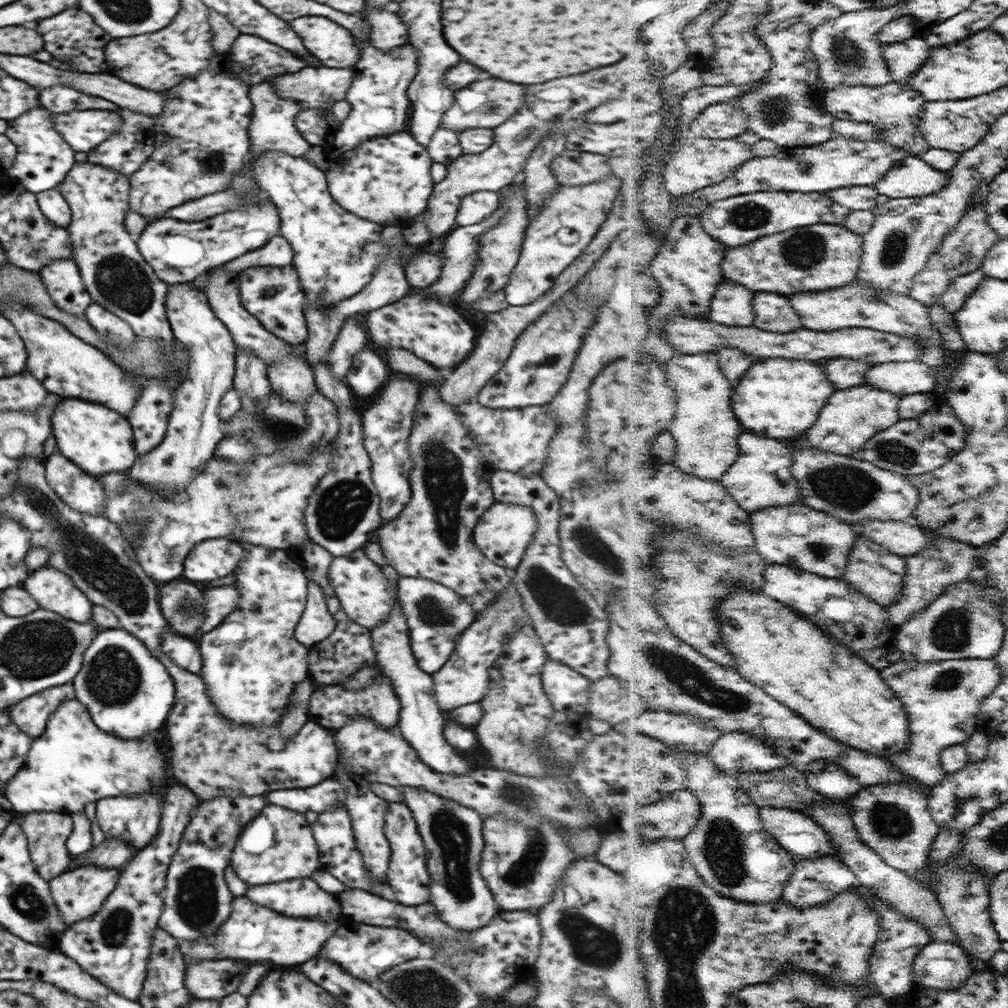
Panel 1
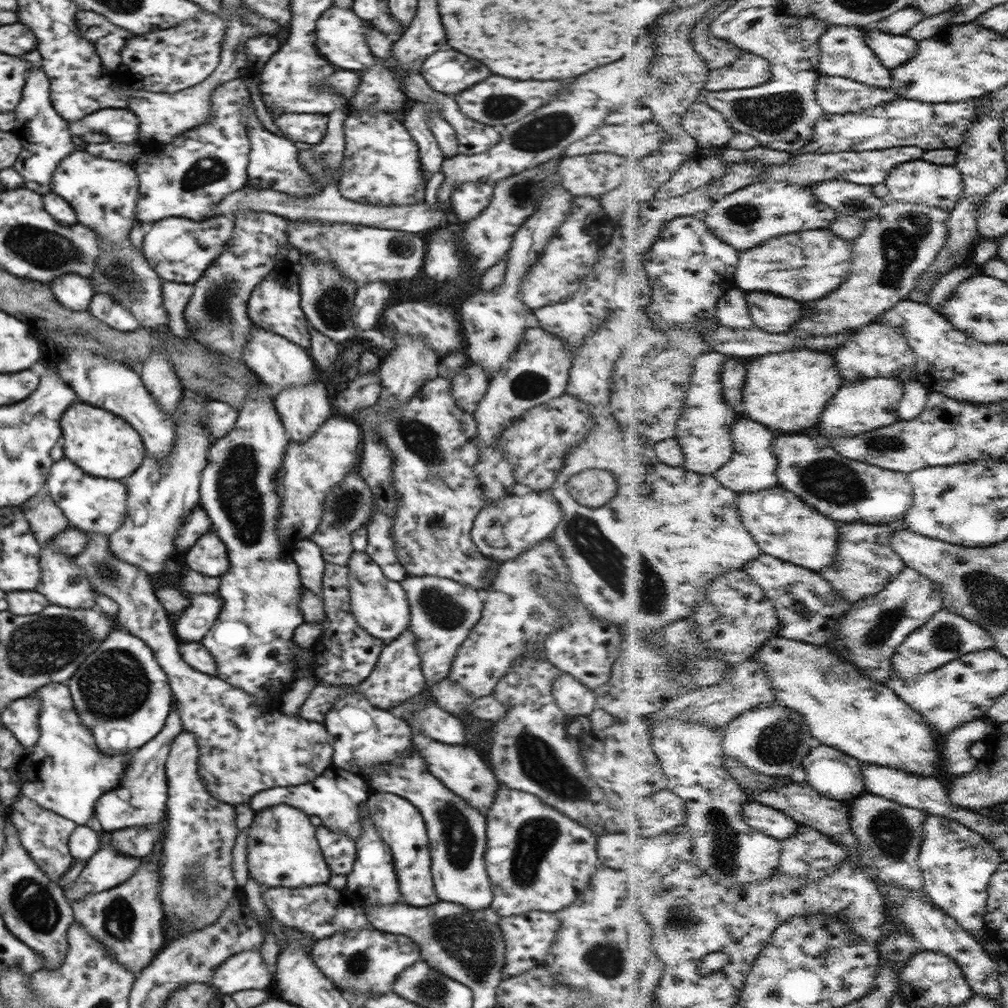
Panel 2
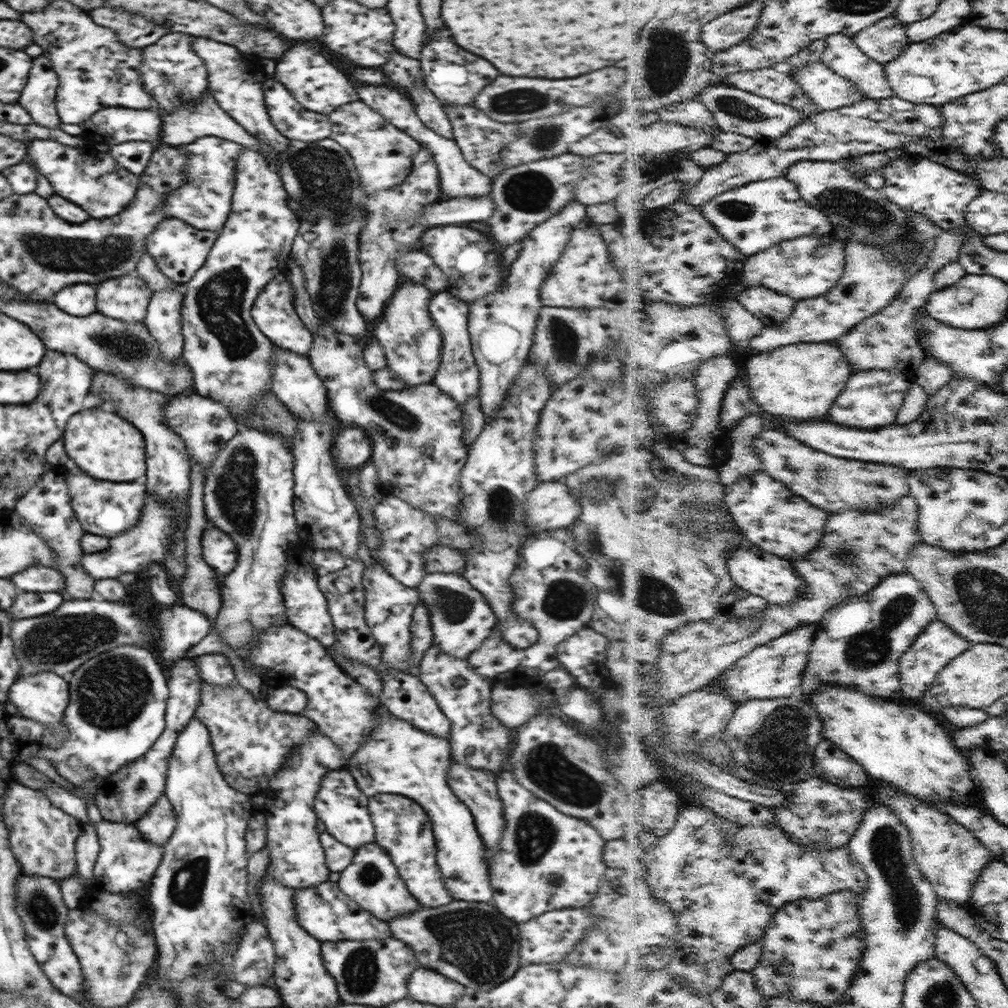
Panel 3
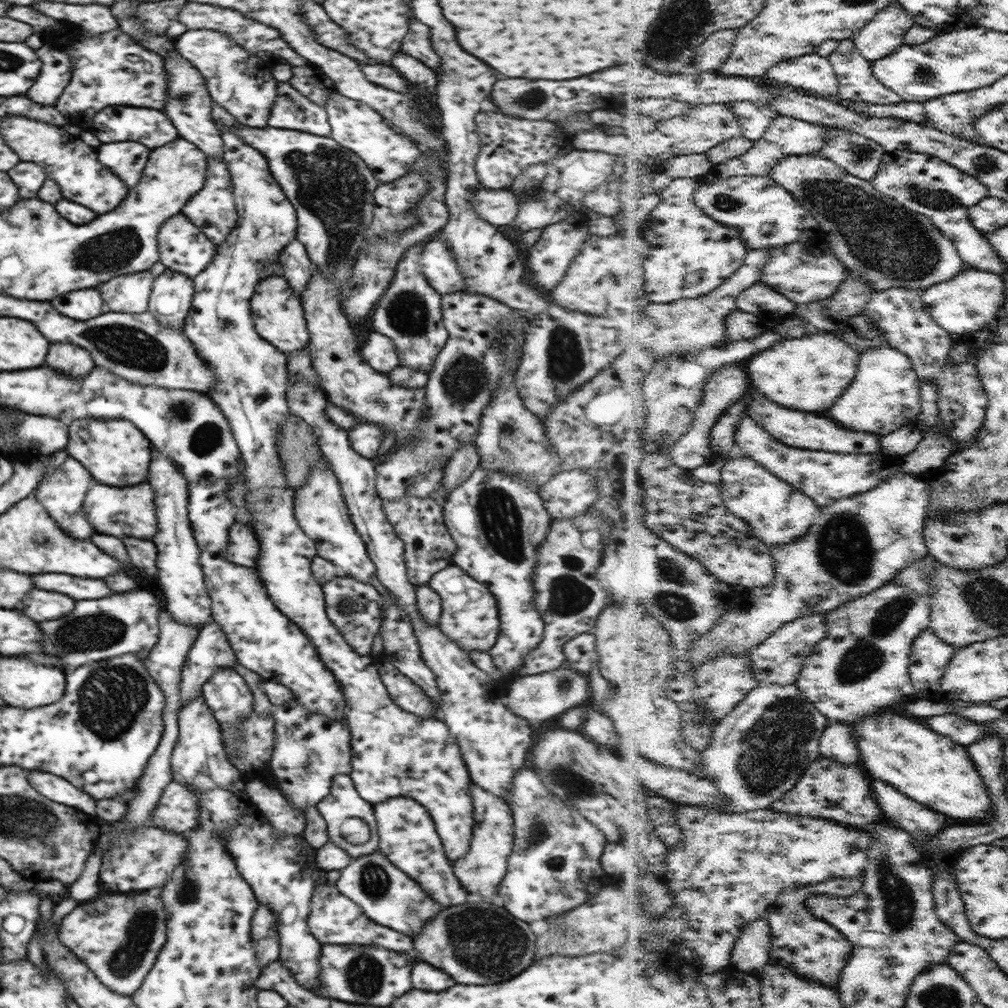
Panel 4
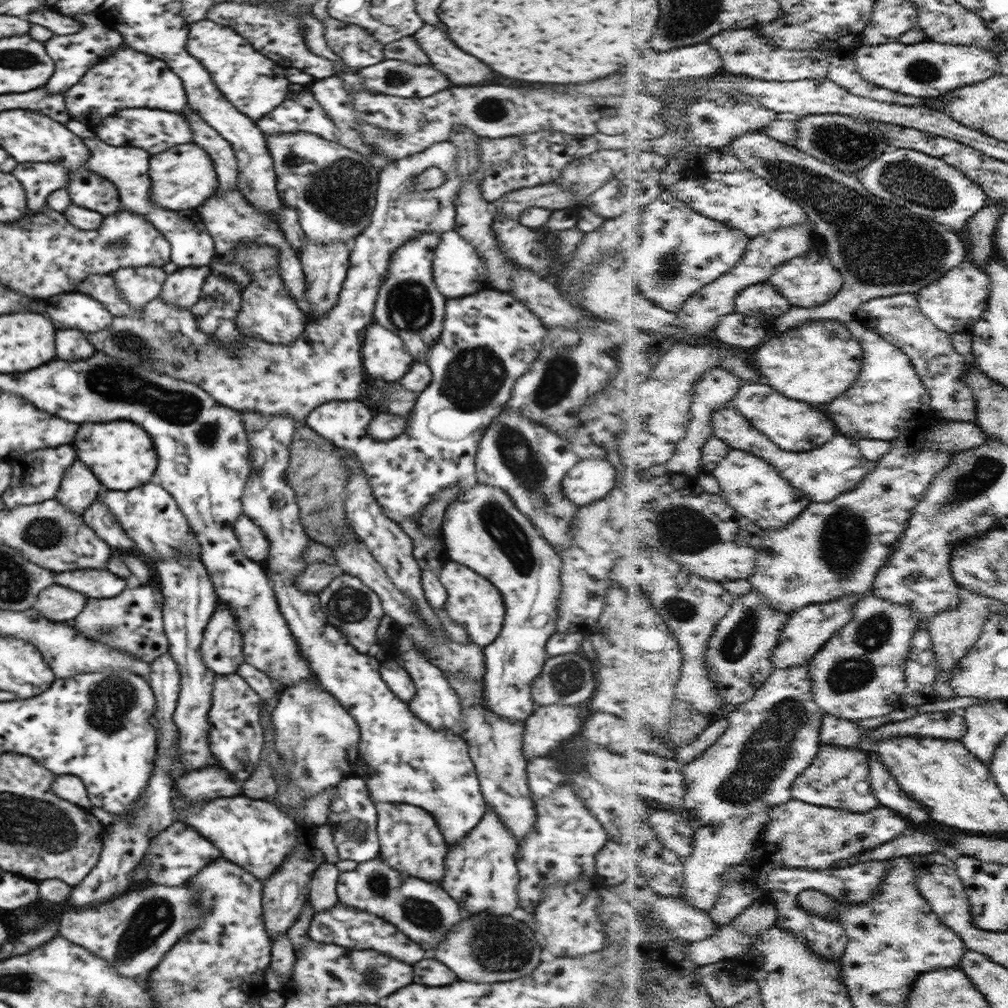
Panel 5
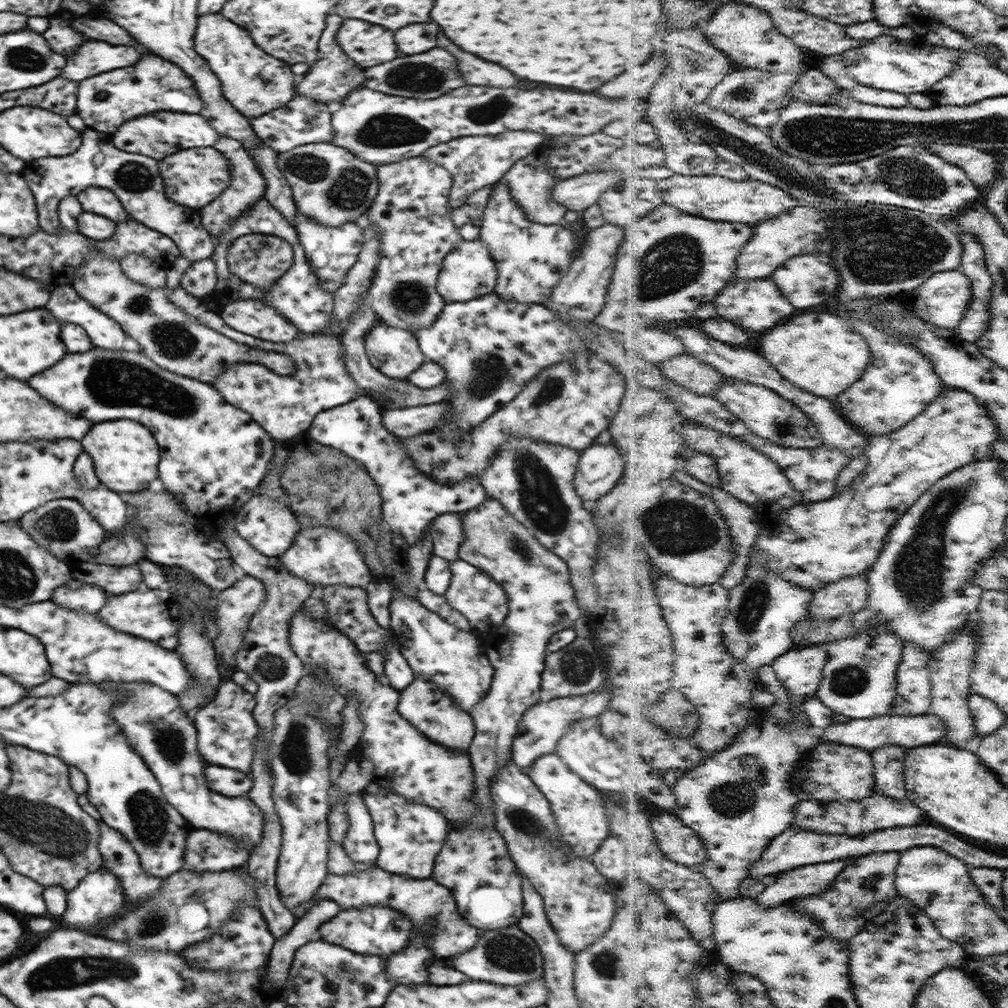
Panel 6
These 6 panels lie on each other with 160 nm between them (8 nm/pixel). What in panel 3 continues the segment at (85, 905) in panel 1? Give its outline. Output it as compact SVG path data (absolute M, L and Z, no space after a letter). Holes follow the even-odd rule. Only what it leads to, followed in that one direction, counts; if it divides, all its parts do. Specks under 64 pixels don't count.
M102 819L95 825L100 852L93 868L92 884L102 884L106 892L141 891L153 879L162 860L163 847L140 836L134 823L124 824Z

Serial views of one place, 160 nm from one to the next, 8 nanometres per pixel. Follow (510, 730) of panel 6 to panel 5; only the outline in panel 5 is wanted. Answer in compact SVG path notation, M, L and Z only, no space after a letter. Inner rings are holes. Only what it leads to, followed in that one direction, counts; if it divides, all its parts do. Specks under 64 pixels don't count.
M476 484L464 496L454 500L446 510L441 526L442 538L450 560L463 564L487 578L500 592L506 608L506 618L493 643L483 647L485 658L483 707L508 719L511 724L525 721L536 709L531 699L531 684L542 672L547 658L546 645L557 630L557 598L561 593L561 558L542 538L534 523L524 516L508 494L500 488Z

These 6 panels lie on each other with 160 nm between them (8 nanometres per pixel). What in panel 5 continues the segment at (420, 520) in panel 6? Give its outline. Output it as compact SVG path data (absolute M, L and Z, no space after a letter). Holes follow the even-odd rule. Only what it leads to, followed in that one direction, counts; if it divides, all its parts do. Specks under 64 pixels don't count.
M486 288L472 296L447 299L445 317L439 339L421 356L421 362L431 368L433 379L421 392L409 413L405 431L392 440L374 440L367 433L374 411L361 401L343 400L321 404L305 418L305 424L336 448L354 453L362 463L366 480L382 514L400 524L405 518L419 516L426 506L432 504L438 492L458 486L456 499L477 484L475 456L487 426L500 414L511 399L517 378L534 364L542 350L543 340L549 334L548 327L521 301L513 296Z

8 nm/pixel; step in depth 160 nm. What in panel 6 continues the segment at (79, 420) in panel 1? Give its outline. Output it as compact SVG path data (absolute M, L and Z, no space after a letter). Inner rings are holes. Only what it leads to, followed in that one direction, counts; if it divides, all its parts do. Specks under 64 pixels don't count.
M110 420L94 424L88 434L81 440L81 445L86 454L92 456L96 474L102 484L106 484L114 492L138 492L148 488L146 484L158 478L158 460L160 450L150 434L138 422L132 420Z

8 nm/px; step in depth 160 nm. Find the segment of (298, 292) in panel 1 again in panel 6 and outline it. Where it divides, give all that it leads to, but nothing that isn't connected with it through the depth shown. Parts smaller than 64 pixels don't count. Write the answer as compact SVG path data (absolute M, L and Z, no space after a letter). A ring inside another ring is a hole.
M270 235L240 236L233 240L227 250L227 263L230 272L256 288L266 289L273 286L292 267L293 261L292 245L287 240ZM258 299L232 301L219 315L230 328L260 340L287 343L299 333L282 313Z

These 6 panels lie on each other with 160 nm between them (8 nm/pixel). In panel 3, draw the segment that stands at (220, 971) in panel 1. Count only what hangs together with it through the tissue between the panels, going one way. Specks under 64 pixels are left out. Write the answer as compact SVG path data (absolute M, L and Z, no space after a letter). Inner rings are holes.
M259 916L251 917L241 936L238 952L234 953L234 981L246 987L264 985L273 976L276 964L275 947L267 926L259 920Z

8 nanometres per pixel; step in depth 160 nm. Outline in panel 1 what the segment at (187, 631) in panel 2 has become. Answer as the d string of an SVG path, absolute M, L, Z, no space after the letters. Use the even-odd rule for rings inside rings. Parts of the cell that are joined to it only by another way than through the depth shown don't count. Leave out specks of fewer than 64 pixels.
M234 585L212 587L204 592L204 621L200 635L210 632L238 607L241 592Z

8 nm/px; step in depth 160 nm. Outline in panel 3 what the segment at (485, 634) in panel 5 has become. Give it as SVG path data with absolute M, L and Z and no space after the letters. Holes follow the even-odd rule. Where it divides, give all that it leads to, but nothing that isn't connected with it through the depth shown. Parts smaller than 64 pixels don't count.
M434 572L424 575L415 588L430 611L432 645L448 656L464 659L485 642L498 620L485 596L460 574Z

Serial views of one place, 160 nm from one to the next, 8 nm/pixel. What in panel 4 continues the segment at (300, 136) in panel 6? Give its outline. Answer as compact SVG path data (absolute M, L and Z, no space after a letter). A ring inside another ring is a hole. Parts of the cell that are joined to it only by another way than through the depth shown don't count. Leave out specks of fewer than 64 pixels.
M288 81L277 84L277 97L267 124L315 136L329 137L331 134L325 108L302 96Z

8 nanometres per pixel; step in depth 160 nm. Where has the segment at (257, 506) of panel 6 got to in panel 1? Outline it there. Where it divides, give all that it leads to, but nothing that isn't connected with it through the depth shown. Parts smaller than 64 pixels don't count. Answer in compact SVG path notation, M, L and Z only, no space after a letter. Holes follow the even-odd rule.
M226 538L203 541L183 560L184 578L190 581L211 582L234 574L245 550Z

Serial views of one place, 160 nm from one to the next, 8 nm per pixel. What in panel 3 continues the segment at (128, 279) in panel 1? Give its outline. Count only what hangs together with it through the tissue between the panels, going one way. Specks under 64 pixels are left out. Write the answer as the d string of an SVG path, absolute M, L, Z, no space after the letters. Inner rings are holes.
M37 138L29 142L30 144L27 144L27 152L32 156L30 160L32 160L32 164L36 166L36 169L41 172L41 175L45 176L50 181L50 184L53 185L55 194L83 208L92 219L112 218L120 214L134 200L138 187L141 184L141 175L128 172L126 168L118 164L110 156L110 153L98 152L94 148L87 146L86 148L74 148L63 145L56 140Z

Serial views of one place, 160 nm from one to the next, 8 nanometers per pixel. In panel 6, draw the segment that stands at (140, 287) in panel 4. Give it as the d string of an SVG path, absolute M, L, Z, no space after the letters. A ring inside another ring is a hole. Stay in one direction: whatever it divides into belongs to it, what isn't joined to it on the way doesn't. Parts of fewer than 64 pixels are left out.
M131 252L119 260L122 271L130 280L134 280L148 288L165 288L166 265L152 262L143 254Z

